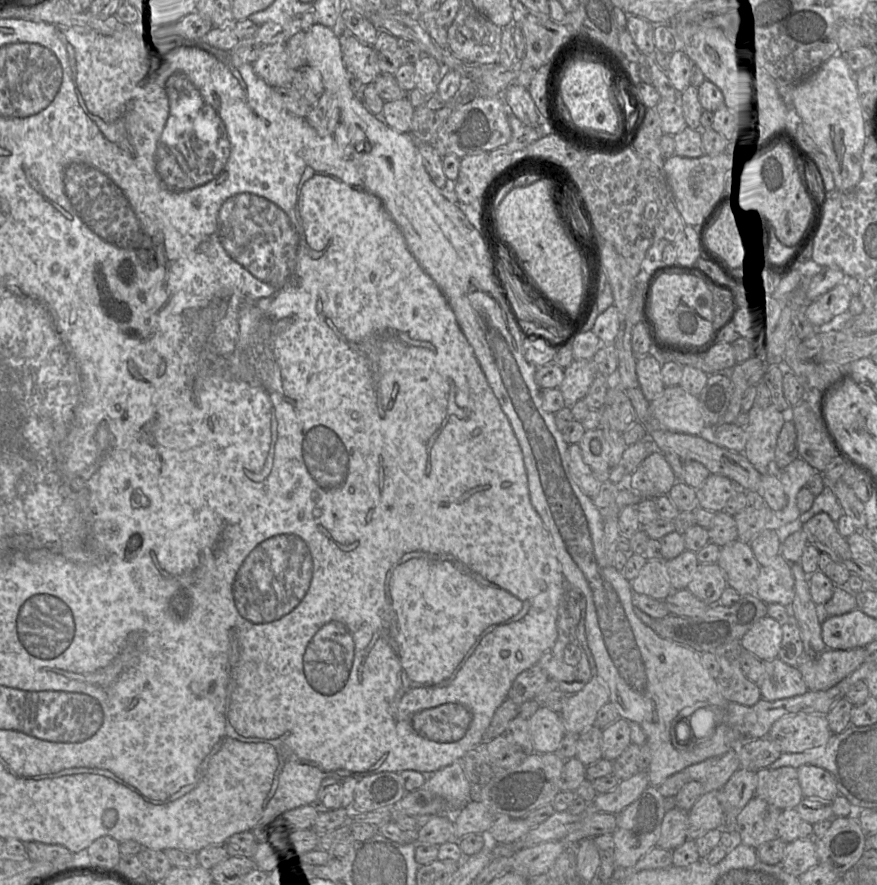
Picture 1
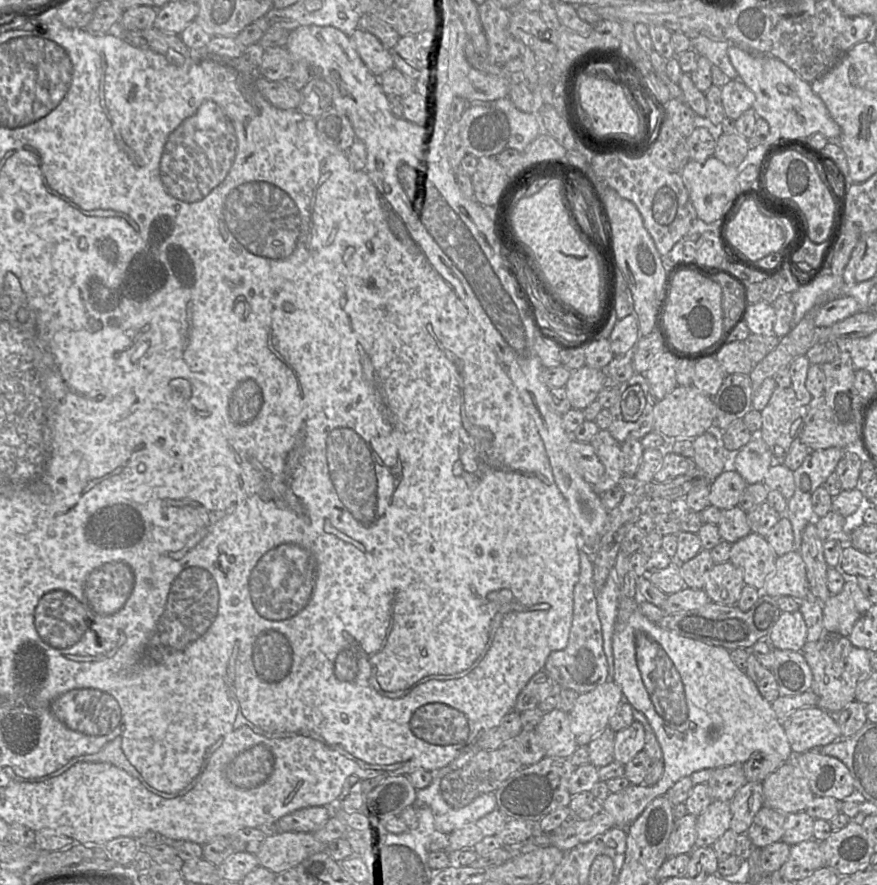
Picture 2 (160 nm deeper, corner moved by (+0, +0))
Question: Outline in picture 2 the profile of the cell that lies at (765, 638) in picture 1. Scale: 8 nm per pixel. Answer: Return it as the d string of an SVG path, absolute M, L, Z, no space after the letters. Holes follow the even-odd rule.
M799 611L782 612L767 640L775 649L802 651L806 637L807 626L802 614Z

